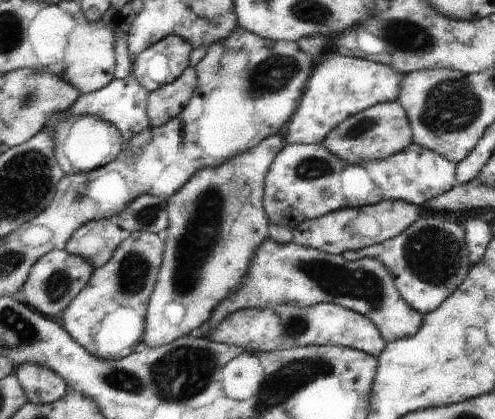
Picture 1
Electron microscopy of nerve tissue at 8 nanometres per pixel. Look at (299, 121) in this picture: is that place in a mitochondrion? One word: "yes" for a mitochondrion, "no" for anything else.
no

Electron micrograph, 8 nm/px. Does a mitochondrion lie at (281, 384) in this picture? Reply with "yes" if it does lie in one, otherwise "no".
yes

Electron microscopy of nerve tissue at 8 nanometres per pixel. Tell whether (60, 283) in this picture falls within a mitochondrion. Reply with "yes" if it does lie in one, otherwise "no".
yes

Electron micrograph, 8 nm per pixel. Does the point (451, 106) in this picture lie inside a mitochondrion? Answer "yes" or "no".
yes

